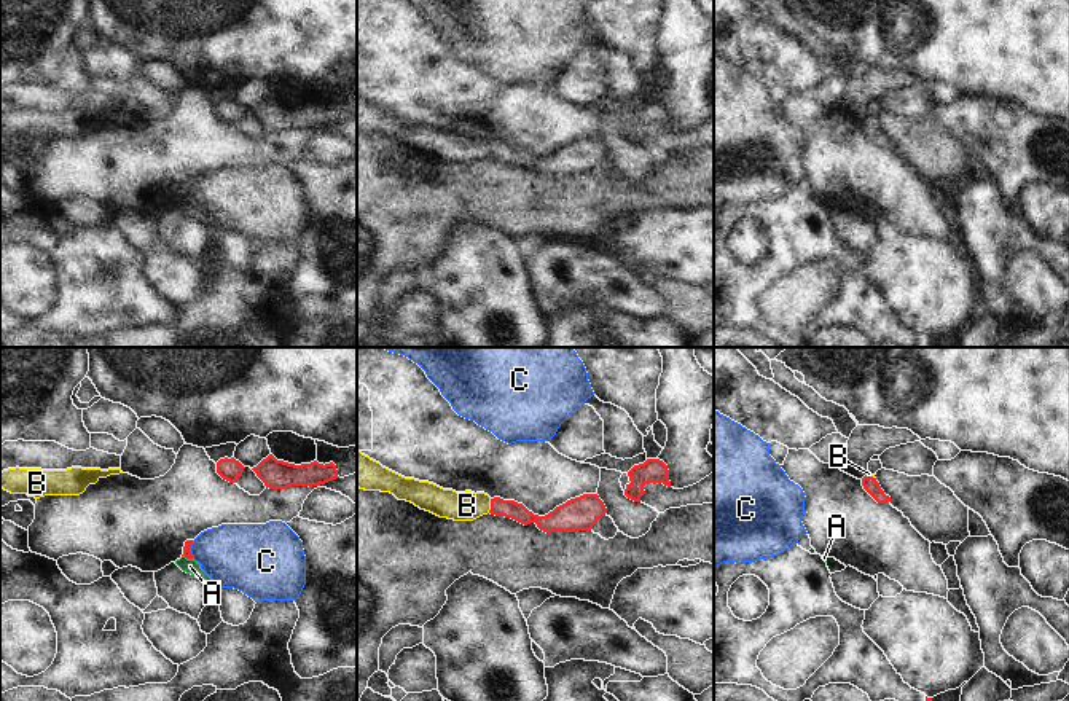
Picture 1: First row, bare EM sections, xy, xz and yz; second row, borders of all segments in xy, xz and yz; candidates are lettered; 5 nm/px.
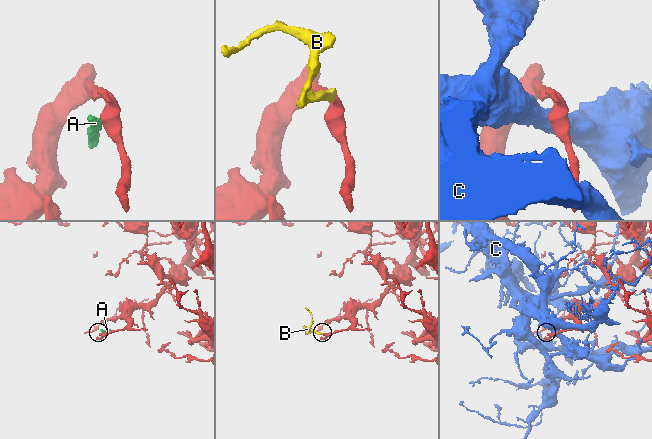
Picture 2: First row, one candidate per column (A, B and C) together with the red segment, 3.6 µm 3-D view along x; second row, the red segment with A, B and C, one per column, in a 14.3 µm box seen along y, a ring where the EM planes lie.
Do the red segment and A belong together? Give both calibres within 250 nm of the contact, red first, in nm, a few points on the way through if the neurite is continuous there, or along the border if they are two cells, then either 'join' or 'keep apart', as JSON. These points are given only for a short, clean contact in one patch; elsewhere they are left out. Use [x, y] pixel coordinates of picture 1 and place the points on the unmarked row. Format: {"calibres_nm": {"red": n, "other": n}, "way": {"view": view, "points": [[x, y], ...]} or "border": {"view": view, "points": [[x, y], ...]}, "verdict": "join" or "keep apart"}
{"calibres_nm": {"red": 50, "other": 80}, "border": {"view": "xy", "points": [[182, 198], [191, 203]]}, "verdict": "keep apart"}

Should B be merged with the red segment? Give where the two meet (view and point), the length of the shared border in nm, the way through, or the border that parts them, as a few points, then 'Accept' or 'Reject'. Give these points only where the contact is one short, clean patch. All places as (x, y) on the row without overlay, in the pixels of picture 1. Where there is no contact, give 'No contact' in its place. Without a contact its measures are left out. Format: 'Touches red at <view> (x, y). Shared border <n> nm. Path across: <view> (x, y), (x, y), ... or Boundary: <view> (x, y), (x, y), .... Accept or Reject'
Touches red at xz (491, 148). Shared border 70 nm. Path across: xz (499, 150), (491, 148), (467, 148). Accept.

